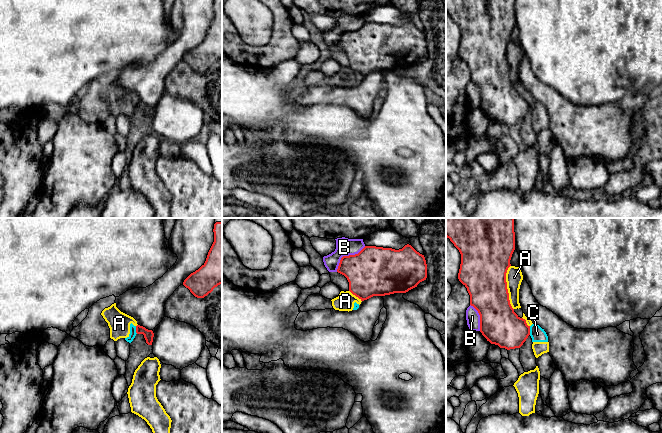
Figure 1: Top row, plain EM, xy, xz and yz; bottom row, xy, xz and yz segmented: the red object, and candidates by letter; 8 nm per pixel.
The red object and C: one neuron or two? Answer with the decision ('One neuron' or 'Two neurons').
Two neurons

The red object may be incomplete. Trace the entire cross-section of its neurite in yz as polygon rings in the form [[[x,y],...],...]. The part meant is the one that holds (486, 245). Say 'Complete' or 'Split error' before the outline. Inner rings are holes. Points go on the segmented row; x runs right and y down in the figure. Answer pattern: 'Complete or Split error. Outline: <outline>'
Complete. Outline: [[[446,218],[446,237],[461,254],[458,279],[467,288],[470,305],[480,315],[480,332],[487,341],[500,348],[520,348],[530,335],[530,326],[514,312],[507,289],[506,273],[515,250],[514,218]]]

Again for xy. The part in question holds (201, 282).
Complete. Outline: [[[222,222],[214,224],[214,242],[205,263],[191,273],[183,285],[197,298],[204,298],[222,284]]]

